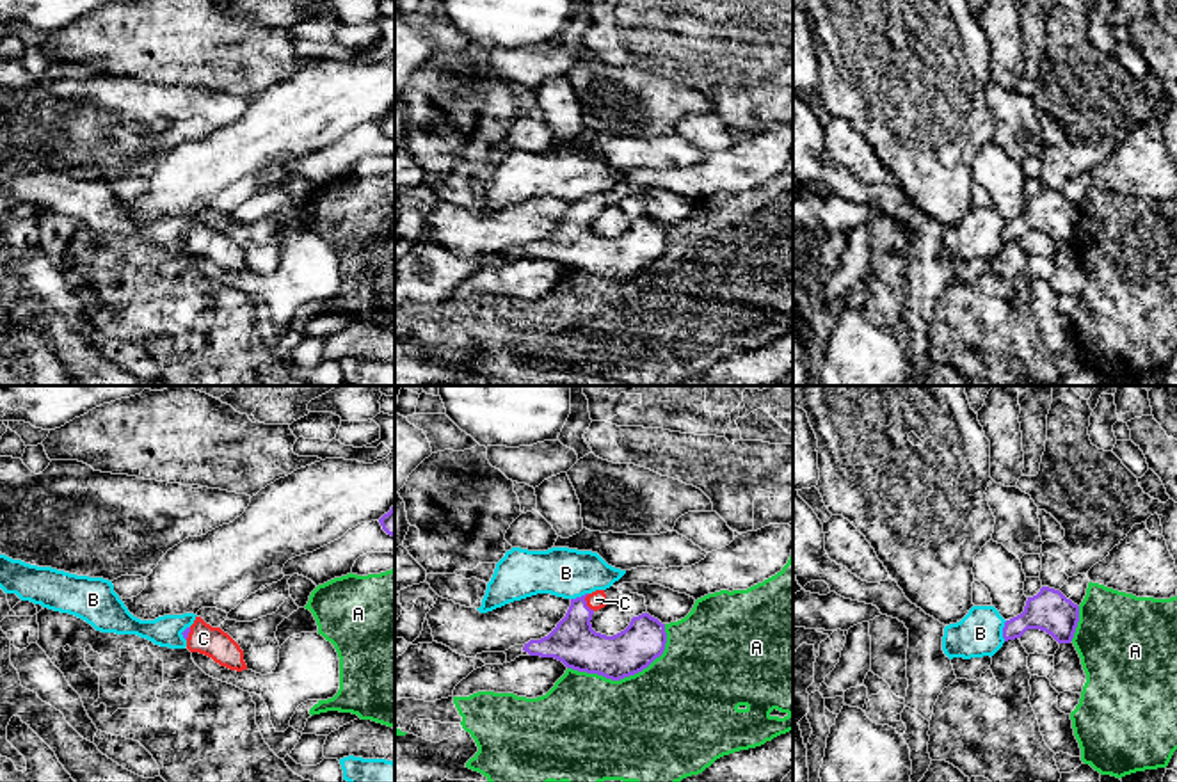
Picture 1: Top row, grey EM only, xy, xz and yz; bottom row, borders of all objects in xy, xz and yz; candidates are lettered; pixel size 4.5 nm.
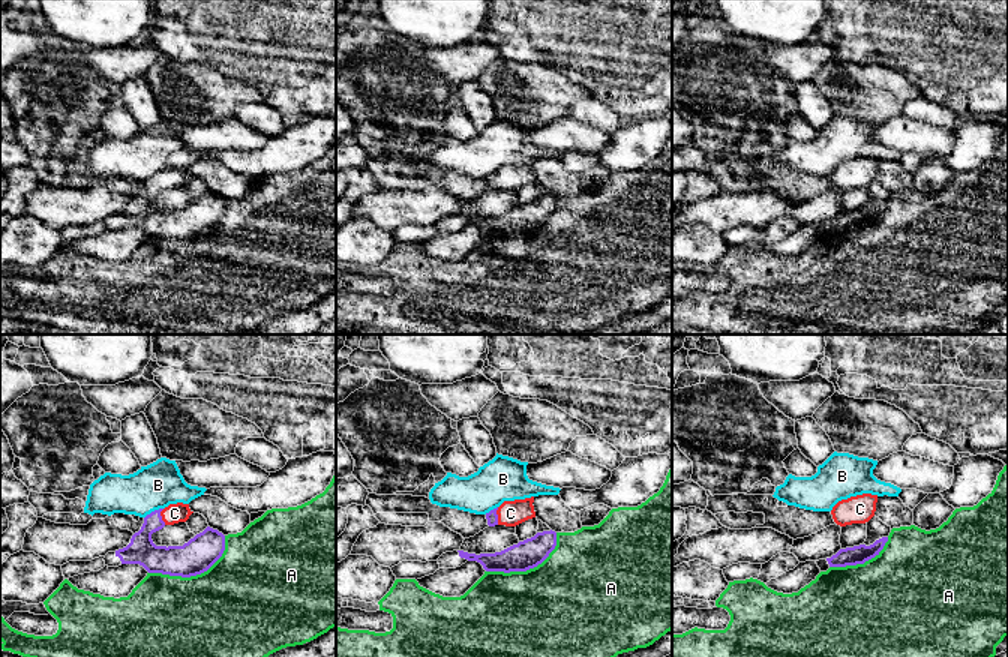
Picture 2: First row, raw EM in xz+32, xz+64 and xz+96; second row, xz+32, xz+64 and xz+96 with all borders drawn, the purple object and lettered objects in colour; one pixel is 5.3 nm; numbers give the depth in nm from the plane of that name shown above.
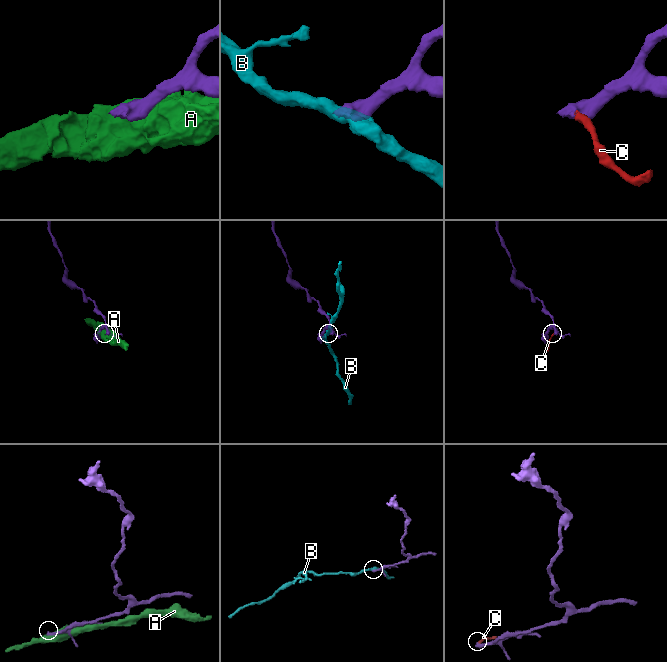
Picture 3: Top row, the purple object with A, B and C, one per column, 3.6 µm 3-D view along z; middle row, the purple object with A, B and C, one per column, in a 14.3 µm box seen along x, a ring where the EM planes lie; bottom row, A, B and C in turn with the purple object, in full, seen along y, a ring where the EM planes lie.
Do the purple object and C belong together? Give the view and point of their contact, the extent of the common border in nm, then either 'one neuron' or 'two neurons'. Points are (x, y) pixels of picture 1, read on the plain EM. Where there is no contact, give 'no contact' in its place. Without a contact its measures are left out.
xz (585, 205) | 90 nm | one neuron

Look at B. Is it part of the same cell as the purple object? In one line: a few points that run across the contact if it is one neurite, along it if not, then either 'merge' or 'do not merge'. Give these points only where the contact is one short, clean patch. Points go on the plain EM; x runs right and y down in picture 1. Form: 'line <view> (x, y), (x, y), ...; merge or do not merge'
line yz (1007, 223), (1003, 242); do not merge

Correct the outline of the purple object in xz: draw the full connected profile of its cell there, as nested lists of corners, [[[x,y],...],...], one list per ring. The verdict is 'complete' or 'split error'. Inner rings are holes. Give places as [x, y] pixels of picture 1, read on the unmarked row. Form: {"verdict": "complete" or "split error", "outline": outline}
{"verdict": "split error", "outline": [[[605,192],[571,201],[556,229],[548,238],[524,245],[523,258],[555,259],[567,270],[612,283],[642,274],[665,252],[665,226],[642,215],[613,238],[596,235],[592,217],[606,206]]]}

